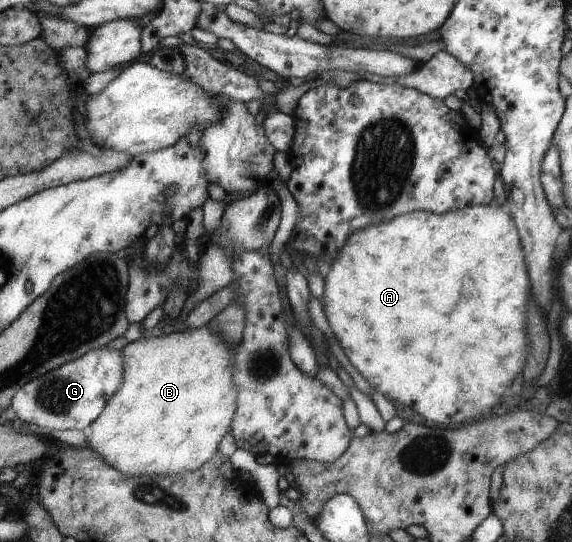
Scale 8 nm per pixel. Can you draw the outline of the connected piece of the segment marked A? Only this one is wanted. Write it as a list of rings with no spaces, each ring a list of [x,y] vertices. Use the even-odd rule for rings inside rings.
[[[489,202],[442,214],[415,210],[398,215],[391,221],[358,230],[348,238],[347,245],[330,263],[331,270],[324,279],[323,310],[341,347],[345,351],[351,351],[351,363],[370,383],[373,391],[391,395],[389,398],[392,401],[395,399],[397,405],[411,407],[415,413],[440,427],[459,425],[463,421],[481,417],[501,401],[505,389],[511,385],[511,381],[521,373],[525,365],[525,313],[529,297],[529,275],[525,265],[527,253],[524,252],[524,247],[521,247],[523,241],[519,239],[519,234],[516,221],[509,213],[507,205]]]

